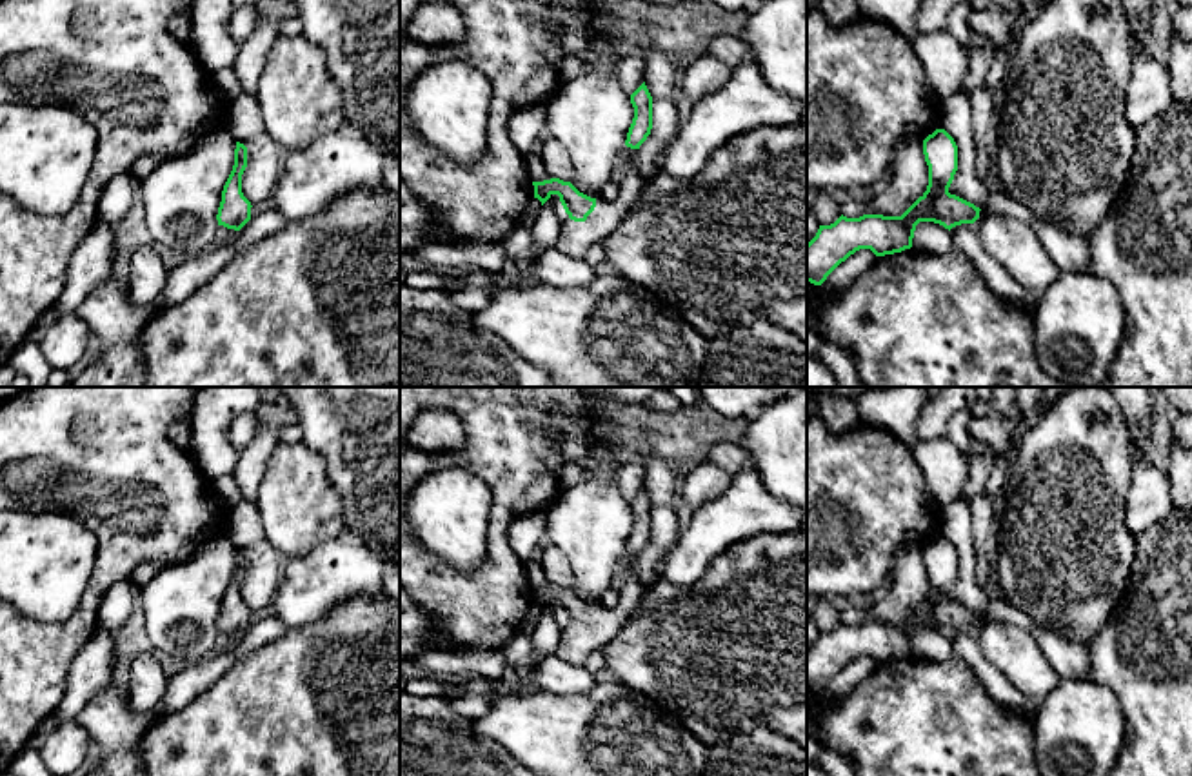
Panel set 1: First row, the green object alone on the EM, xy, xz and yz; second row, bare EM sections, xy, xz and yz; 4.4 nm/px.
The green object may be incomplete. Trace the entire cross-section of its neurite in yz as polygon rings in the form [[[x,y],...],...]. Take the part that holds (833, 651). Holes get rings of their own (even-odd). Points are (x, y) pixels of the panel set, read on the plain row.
[[[936,536],[923,547],[923,562],[929,572],[927,598],[901,623],[847,625],[841,622],[834,631],[820,632],[807,651],[807,689],[821,692],[841,669],[859,656],[870,656],[876,663],[910,656],[919,629],[934,629],[950,638],[979,625],[979,614],[949,600],[958,578],[954,545],[945,536]]]

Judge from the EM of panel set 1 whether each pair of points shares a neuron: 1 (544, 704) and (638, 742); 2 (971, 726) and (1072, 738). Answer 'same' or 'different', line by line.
1: same
2: different

